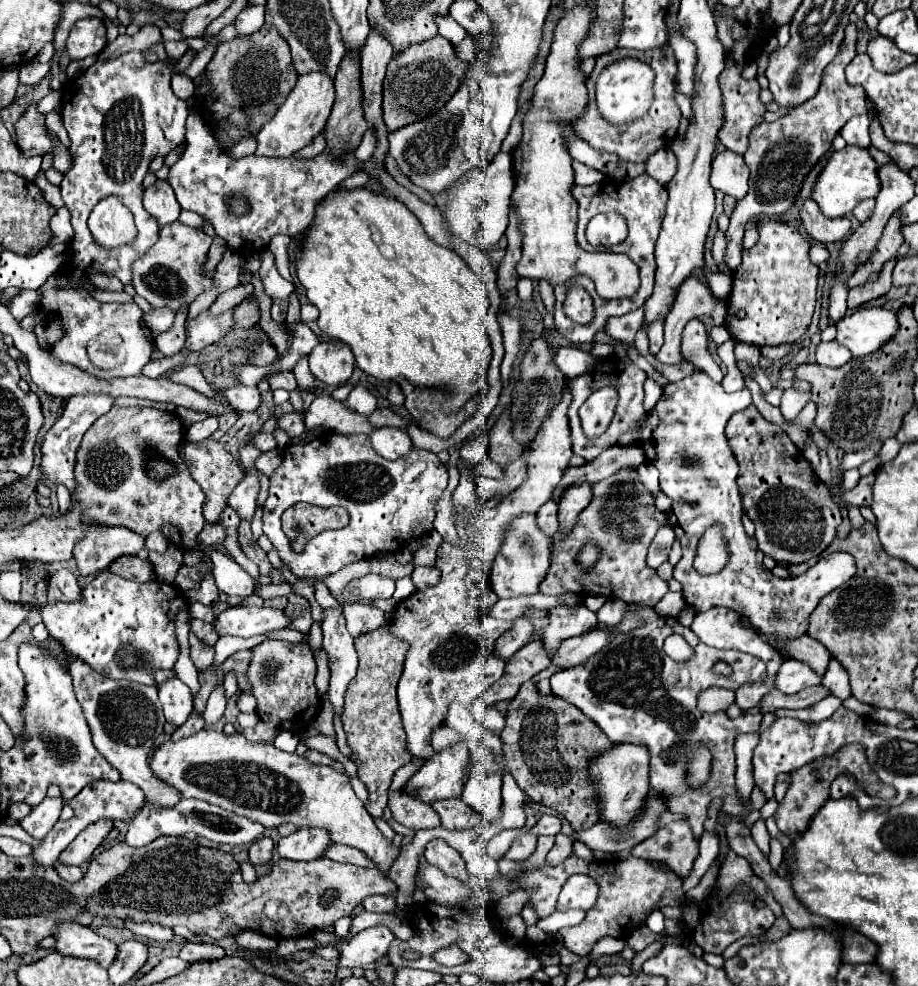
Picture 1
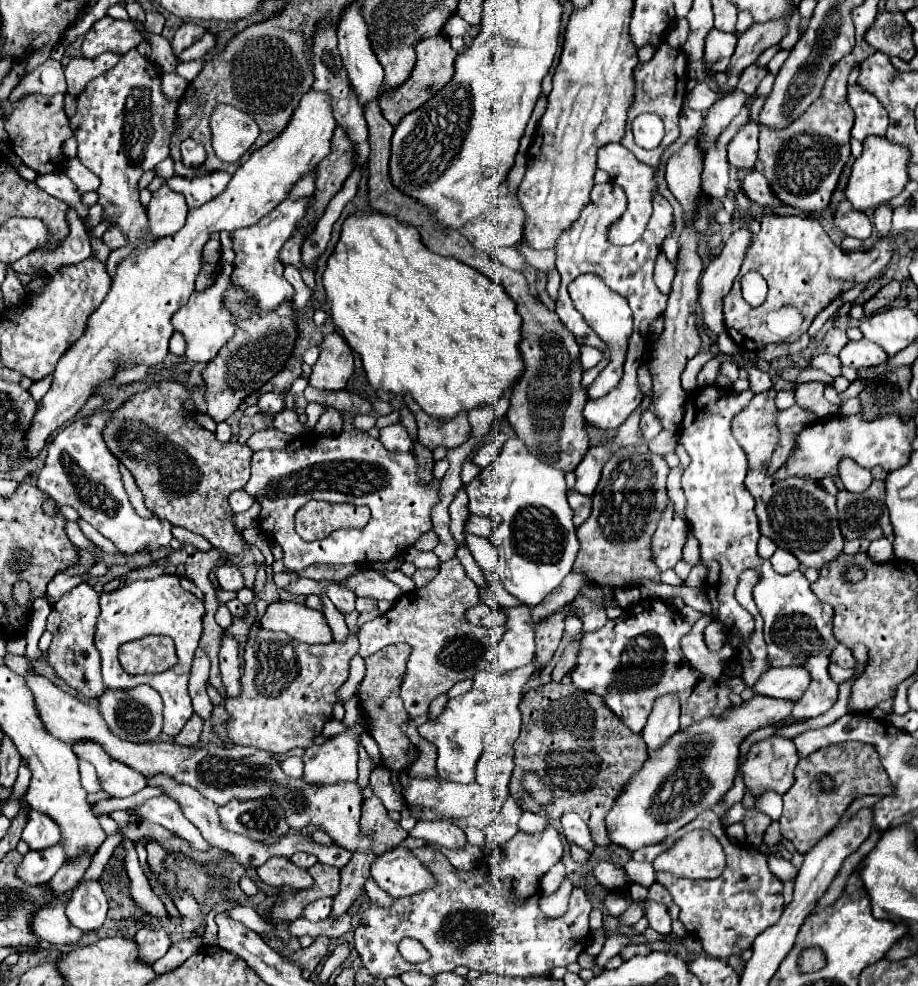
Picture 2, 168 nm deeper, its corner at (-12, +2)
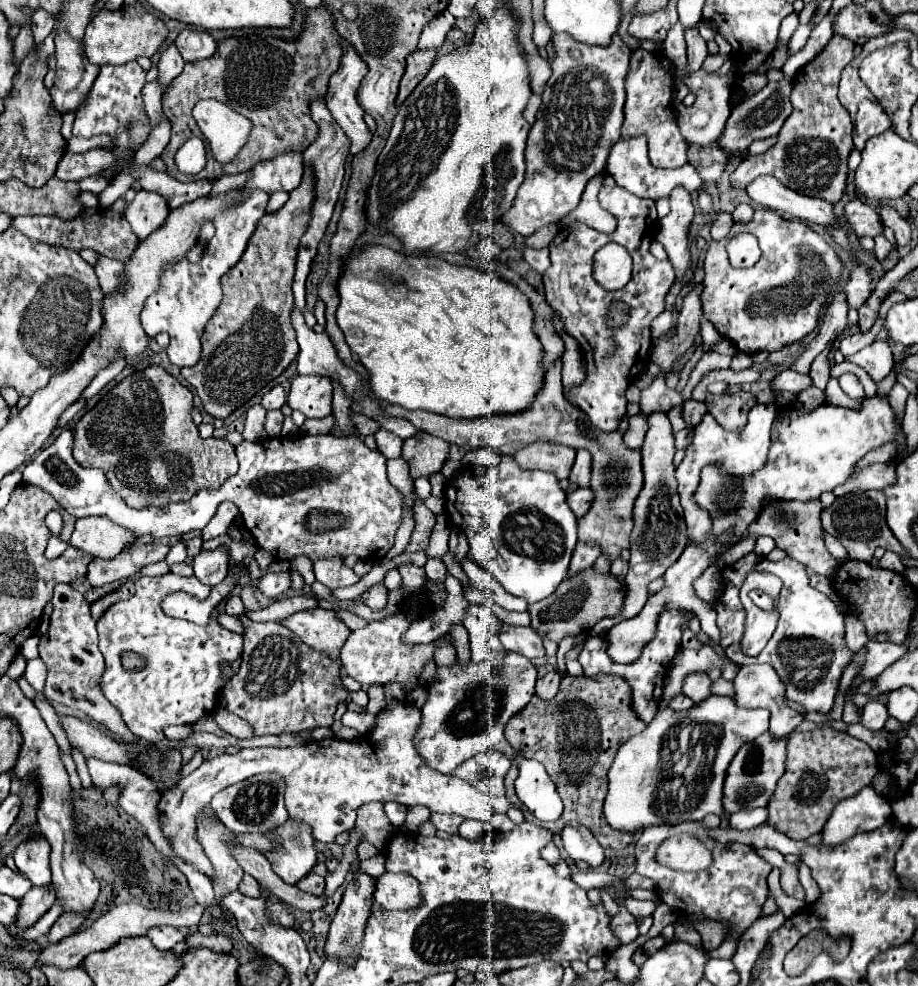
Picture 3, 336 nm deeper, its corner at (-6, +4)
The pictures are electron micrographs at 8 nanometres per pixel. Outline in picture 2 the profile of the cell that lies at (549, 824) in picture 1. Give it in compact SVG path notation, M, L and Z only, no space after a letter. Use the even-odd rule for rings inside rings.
M566 813L562 817L562 827L564 827L564 835L566 835L568 843L578 845L578 847L586 849L588 853L594 851L596 843L590 837L590 829L588 829L588 825L576 813Z

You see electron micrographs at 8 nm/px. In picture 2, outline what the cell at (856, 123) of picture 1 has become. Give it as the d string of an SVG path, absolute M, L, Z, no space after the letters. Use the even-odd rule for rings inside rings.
M860 85L848 87L848 105L856 113L856 123L852 127L852 137L864 141L870 135L884 135L888 127L888 113L884 105L870 93L864 91Z

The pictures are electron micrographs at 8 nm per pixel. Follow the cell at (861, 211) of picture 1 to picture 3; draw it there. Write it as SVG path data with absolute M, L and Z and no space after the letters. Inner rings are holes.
M880 233L880 235L876 235L874 237L874 241L876 241L876 247L874 247L874 253L876 253L876 257L878 259L884 259L888 253L890 253L890 249L892 249L892 243L884 237L884 233Z

